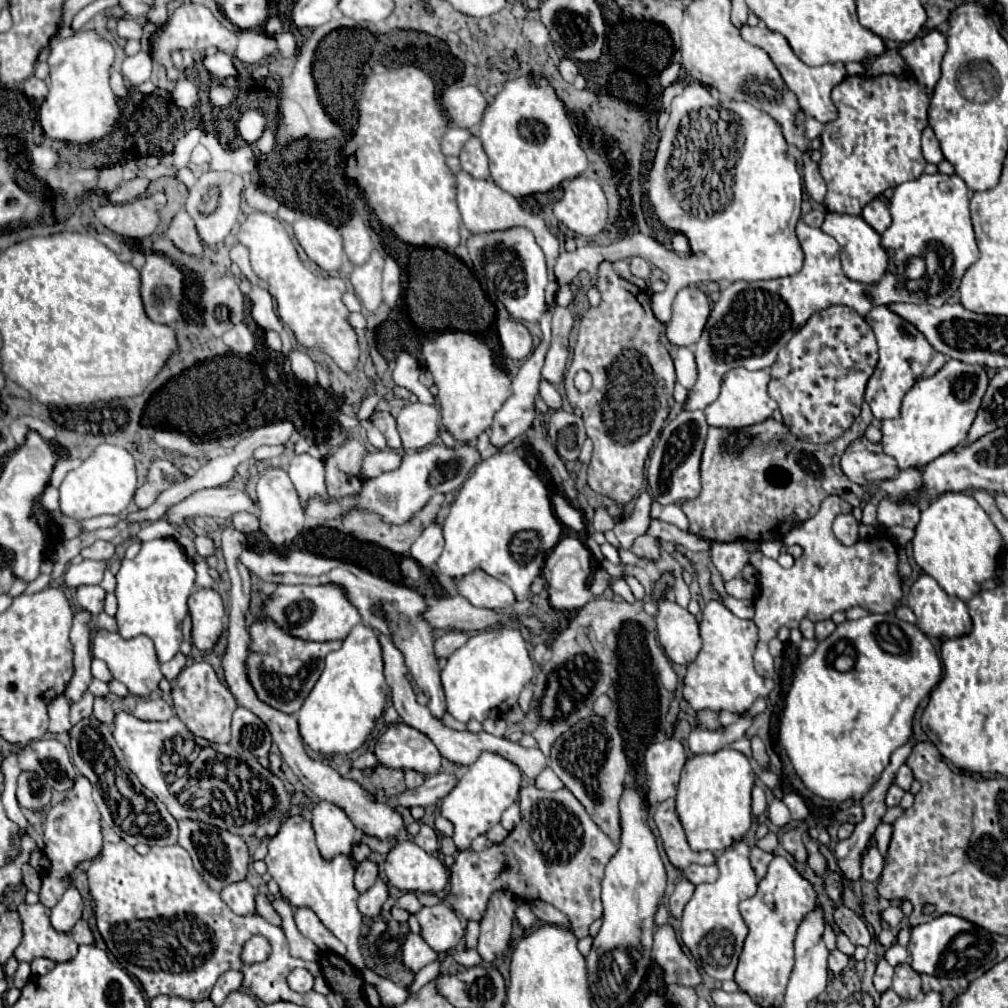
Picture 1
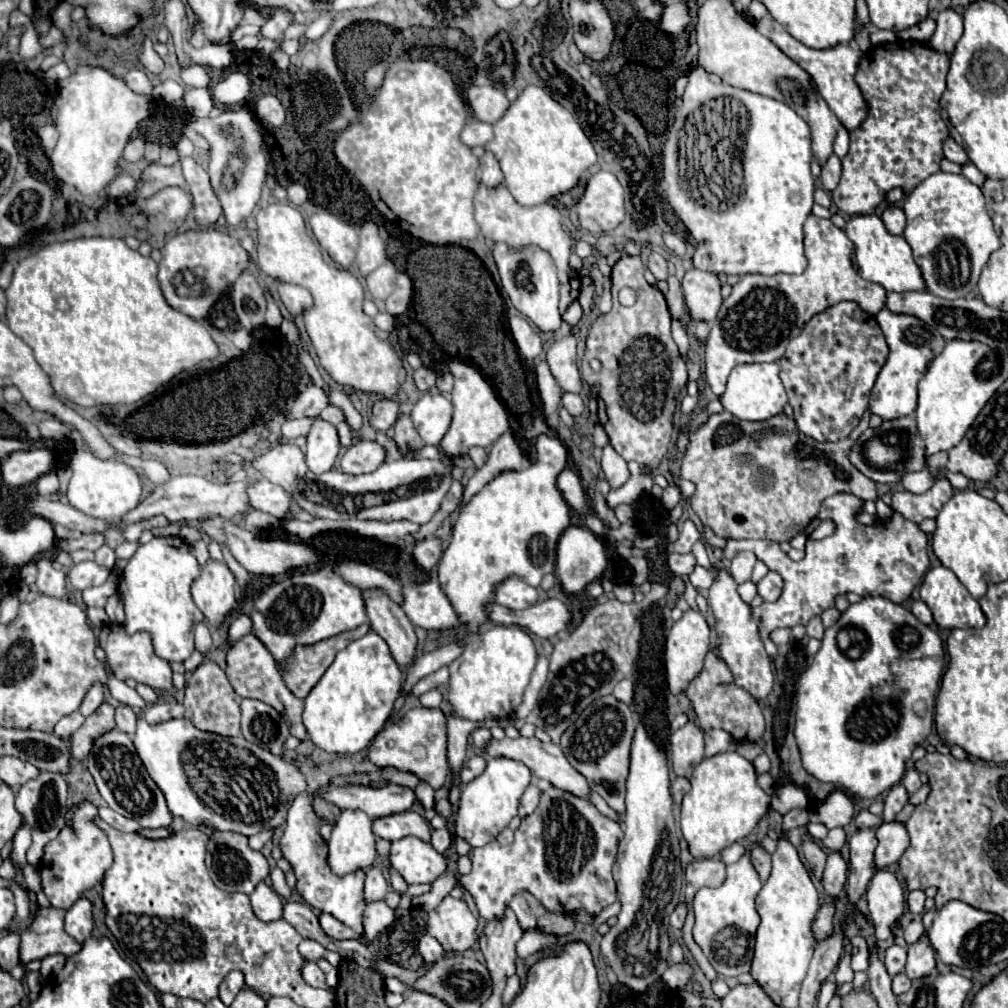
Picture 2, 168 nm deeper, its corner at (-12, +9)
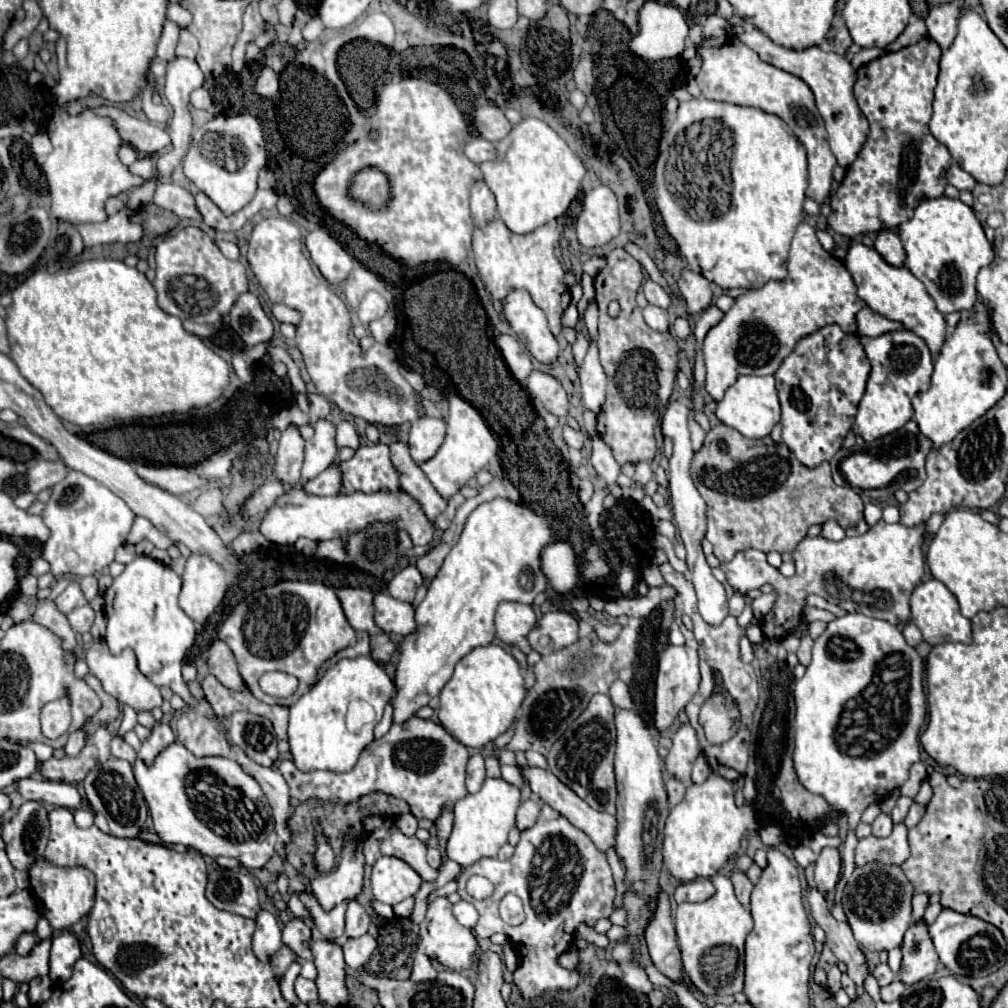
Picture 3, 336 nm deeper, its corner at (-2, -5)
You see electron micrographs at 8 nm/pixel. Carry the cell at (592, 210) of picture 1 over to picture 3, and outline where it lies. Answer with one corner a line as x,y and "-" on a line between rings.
600,185
584,195
582,213
576,219
576,235
582,247
592,249
610,243
620,231
614,193

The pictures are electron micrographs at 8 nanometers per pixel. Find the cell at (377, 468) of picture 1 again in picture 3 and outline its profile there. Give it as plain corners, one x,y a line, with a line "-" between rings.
340,463
330,465
316,479
304,483
304,489
314,495
336,495
340,491
340,483
342,483
342,471
338,471
338,467
340,467

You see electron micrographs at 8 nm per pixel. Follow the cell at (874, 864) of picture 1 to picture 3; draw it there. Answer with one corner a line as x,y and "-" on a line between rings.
894,825
892,833
888,837
866,837
860,839
856,845
856,865
862,867
866,863
886,863
886,865
902,865
908,855
908,841
906,841
908,829
904,825

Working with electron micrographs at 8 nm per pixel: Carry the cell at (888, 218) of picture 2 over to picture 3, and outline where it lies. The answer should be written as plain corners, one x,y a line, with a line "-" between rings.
882,229
876,235
874,249
890,263
890,265
902,265
904,263
904,247
898,239
898,233
892,229

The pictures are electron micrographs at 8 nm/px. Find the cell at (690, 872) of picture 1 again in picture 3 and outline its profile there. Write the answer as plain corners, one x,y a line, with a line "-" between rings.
694,879
694,881
686,881
686,883
680,883
676,887
676,893
674,893
674,899
676,903
684,903
684,901
706,901
708,897
714,895
714,885
710,879

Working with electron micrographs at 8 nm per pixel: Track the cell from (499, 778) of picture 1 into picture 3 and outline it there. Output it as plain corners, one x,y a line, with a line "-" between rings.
488,777
478,793
468,793
466,797
458,799
454,805
454,829
446,845
448,859
456,861
462,867
468,867
482,857
496,857
498,849
508,839
508,831
514,827
518,805
520,789
512,783
506,783
502,777

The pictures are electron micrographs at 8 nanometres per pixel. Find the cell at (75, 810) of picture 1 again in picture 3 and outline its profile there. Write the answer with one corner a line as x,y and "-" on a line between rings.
36,859
36,863
28,869
30,873
30,889
42,903
42,913
50,921
50,927
60,931
78,923
94,905
96,895
96,879
92,871
86,867
54,867
46,859

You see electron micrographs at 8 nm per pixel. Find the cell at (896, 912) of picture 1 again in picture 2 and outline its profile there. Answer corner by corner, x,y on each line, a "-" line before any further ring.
910,891
908,893
908,909
912,913
924,913
924,901
926,901
926,895
924,891

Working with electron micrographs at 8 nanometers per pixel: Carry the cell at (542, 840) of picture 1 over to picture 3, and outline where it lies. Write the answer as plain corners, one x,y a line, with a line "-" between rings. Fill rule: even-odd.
544,803
536,825
520,833
514,855
506,861
484,857
470,867
464,867
458,877
458,893
480,913
474,927
476,937
506,933
512,939
514,949
522,957
520,969
514,971
514,983
522,997
534,999
544,991
572,991
578,985
580,975
562,969
556,959
564,949
568,949
580,923
596,925
598,919
612,913
616,887
606,855
594,847
592,839
584,831
578,831
578,827
574,827
564,815
-
470,875
490,879
494,883
494,893
482,901
468,897
466,881
-
506,893
518,895
524,903
526,921
518,927
506,925
498,915
498,903

